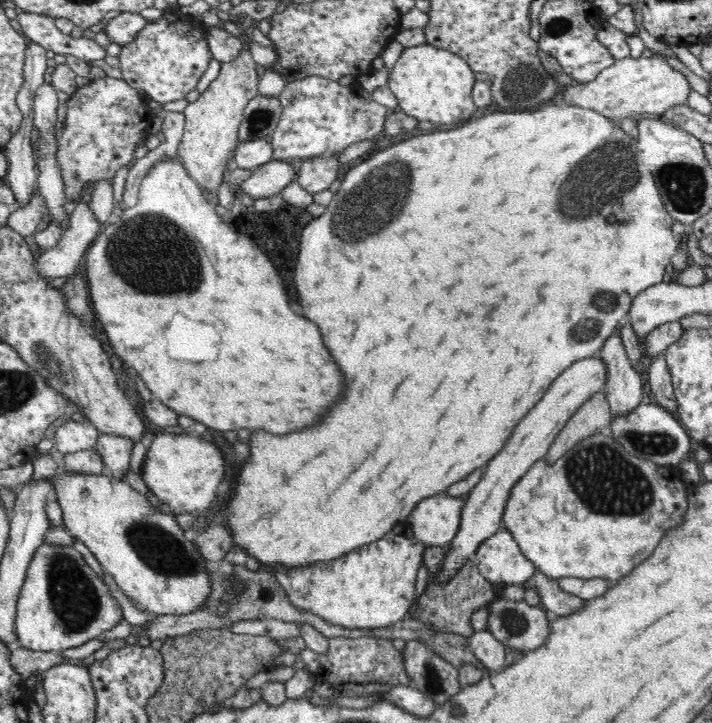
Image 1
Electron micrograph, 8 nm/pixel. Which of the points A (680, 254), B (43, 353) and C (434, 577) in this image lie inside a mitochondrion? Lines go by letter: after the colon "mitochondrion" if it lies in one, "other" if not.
A: other
B: mitochondrion
C: other

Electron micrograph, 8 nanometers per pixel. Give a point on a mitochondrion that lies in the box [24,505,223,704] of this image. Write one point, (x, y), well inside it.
(74, 599)

